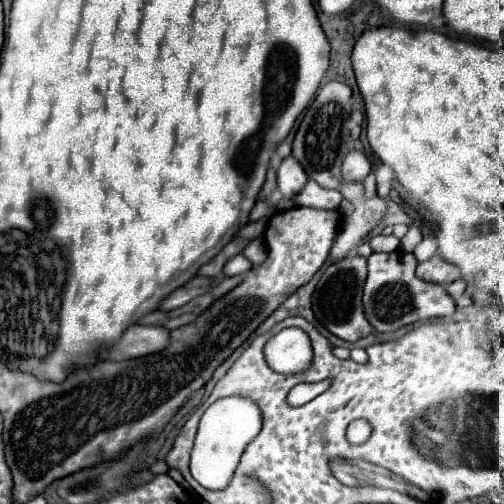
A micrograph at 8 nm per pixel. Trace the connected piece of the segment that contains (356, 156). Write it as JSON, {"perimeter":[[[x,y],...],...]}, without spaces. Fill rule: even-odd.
{"perimeter":[[[349,152],[347,158],[343,160],[343,166],[341,166],[341,180],[343,182],[363,182],[365,176],[369,174],[371,170],[371,164],[369,160],[365,158],[363,152]]]}

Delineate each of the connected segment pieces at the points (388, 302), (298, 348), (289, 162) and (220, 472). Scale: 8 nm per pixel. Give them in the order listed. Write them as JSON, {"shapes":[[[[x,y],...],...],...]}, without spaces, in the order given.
{"shapes":[[[[373,252],[367,258],[367,280],[363,286],[363,310],[369,324],[377,332],[393,332],[401,326],[427,318],[443,318],[455,312],[455,302],[439,284],[425,282],[415,276],[417,260],[411,252]]],[[[285,328],[265,344],[265,358],[275,372],[301,372],[313,360],[309,336],[299,328]]],[[[287,156],[277,170],[277,184],[285,200],[291,200],[307,184],[307,174],[293,156]]],[[[233,396],[233,398],[221,398],[213,402],[205,410],[199,422],[199,430],[197,430],[195,444],[191,450],[191,460],[189,460],[191,476],[207,490],[225,488],[233,478],[233,470],[237,468],[237,460],[241,458],[245,444],[253,440],[259,428],[261,428],[261,412],[248,398]]]]}

